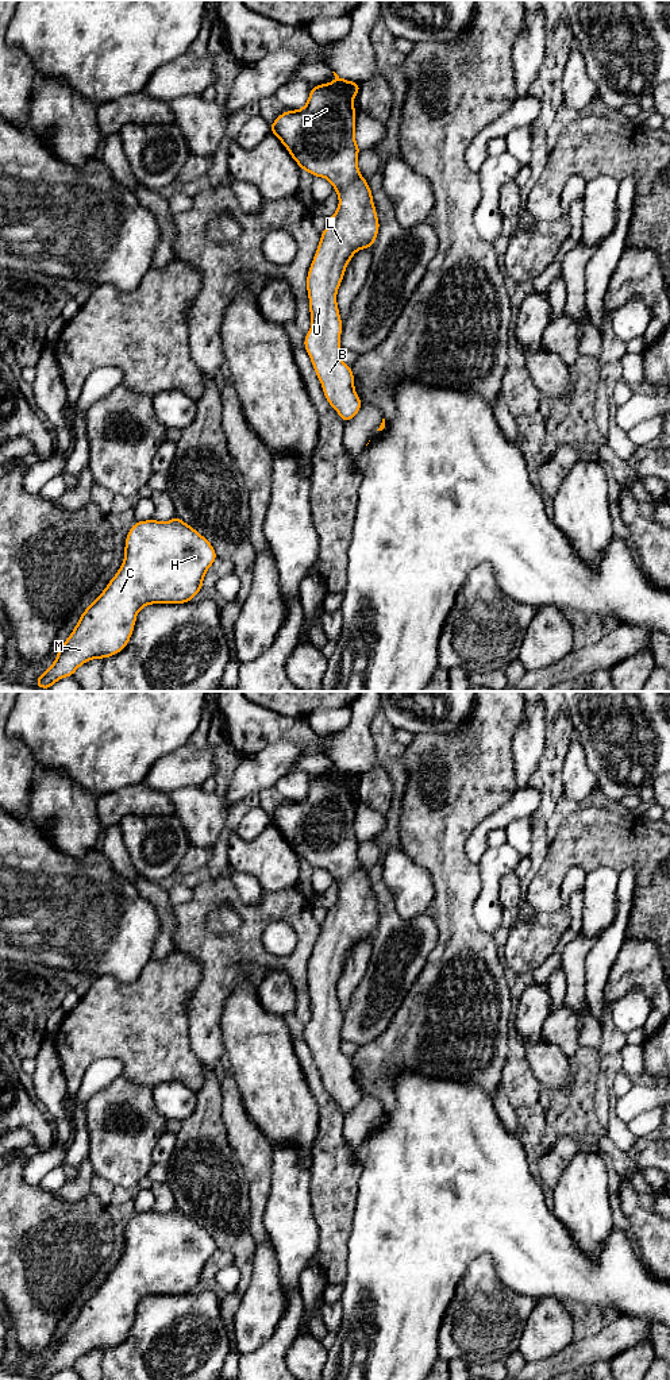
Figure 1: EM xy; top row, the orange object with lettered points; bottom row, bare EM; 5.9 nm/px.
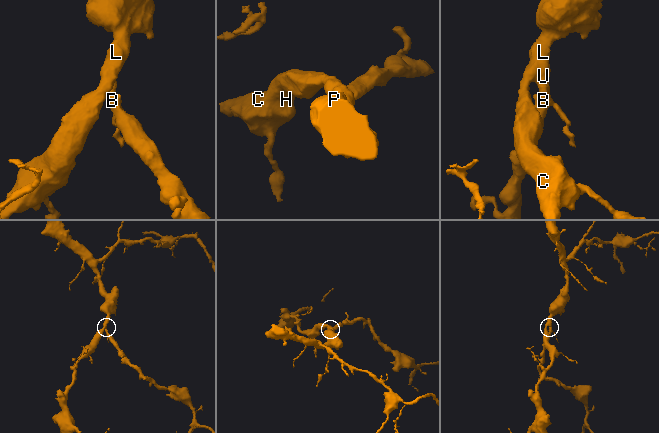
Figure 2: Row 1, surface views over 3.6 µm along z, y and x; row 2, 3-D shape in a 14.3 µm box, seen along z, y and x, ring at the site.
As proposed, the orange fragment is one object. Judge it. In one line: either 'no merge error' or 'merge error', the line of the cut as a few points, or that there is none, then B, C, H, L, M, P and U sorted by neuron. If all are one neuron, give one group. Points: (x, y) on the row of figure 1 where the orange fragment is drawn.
no merge error; no cut; B C H L M P U

